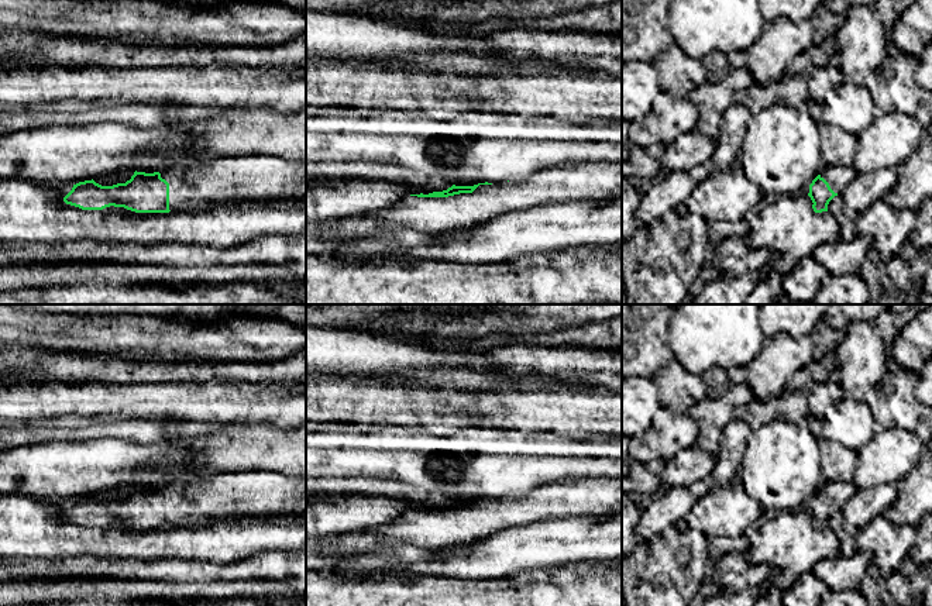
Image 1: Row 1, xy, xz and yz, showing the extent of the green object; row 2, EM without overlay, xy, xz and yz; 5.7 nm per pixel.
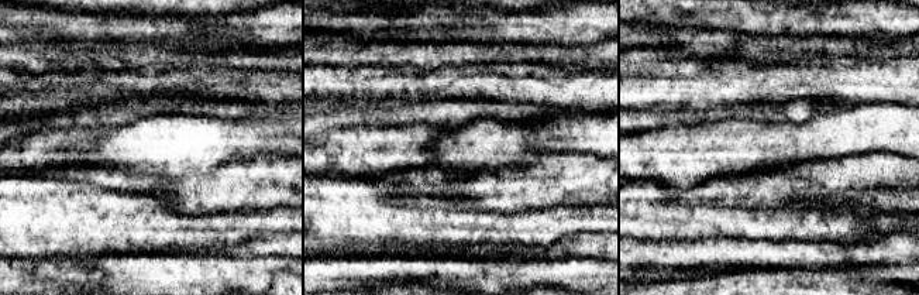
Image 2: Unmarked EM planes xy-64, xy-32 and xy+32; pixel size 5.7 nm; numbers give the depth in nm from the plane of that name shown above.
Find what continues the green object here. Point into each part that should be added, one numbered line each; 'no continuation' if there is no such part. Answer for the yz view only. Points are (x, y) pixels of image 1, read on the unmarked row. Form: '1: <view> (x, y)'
1: yz (838, 493)

